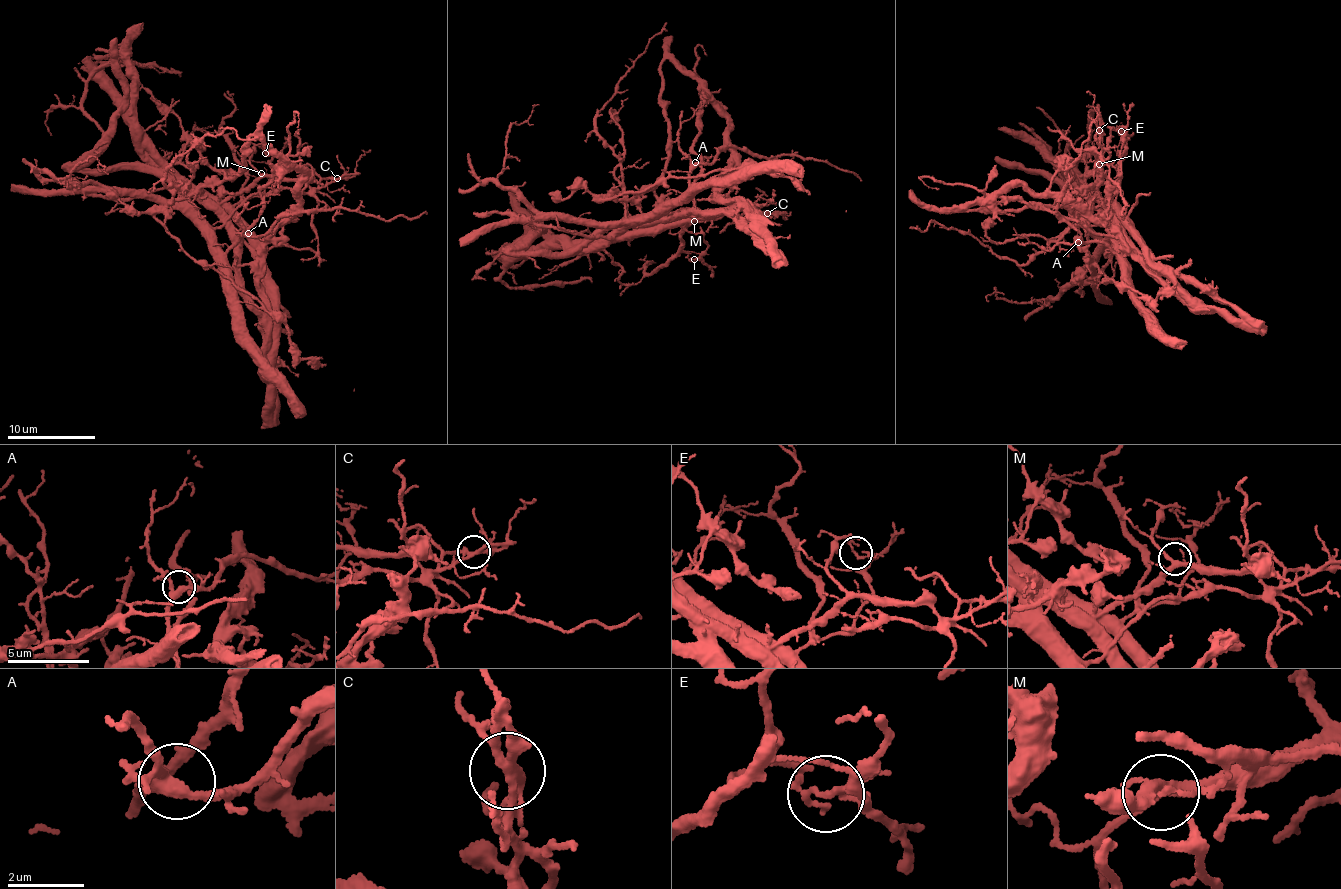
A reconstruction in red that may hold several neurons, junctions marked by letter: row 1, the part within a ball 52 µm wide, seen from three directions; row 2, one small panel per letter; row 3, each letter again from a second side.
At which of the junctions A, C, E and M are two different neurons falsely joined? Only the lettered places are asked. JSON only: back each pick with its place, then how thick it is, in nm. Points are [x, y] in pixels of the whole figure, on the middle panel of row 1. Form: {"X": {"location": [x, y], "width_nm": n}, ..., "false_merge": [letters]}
{"C": {"location": [767, 213], "width_nm": 300}, "E": {"location": [694, 259], "width_nm": 110}, "false_merge": ["C", "E"]}

